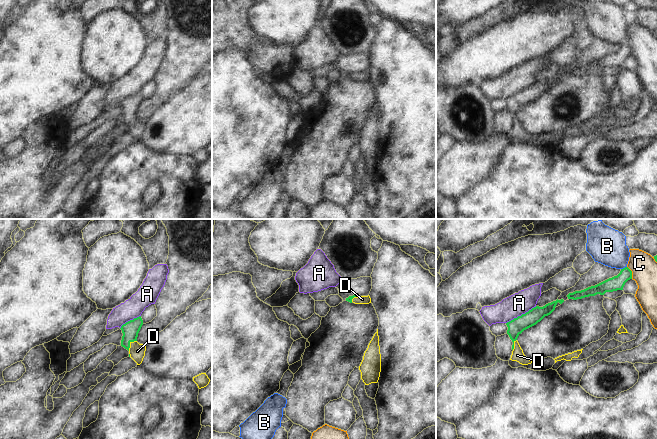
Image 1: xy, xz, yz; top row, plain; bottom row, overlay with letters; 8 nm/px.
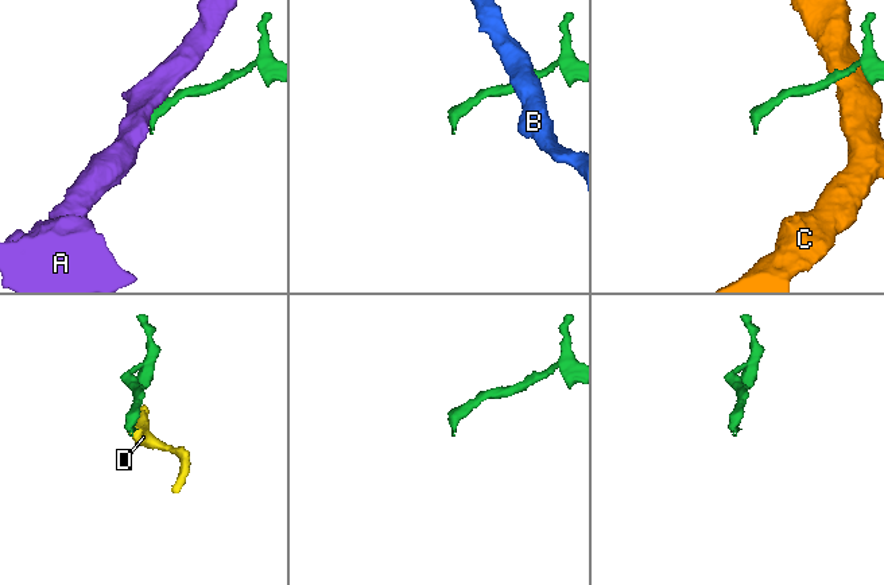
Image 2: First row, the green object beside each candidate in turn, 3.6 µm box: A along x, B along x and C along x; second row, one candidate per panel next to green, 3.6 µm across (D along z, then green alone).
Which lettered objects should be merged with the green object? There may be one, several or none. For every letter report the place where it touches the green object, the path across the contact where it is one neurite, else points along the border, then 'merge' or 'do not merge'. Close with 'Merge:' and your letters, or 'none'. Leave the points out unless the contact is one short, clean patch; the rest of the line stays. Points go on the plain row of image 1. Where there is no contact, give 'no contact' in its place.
A: contact yz (522, 90); border yz (536, 82), (506, 99); do not merge
B: contact yz (623, 44); border yz (626, 42), (621, 45); do not merge
C: contact yz (631, 48); do not merge
D: contact xy (129, 120); way xy (130, 106), (129, 120), (137, 127); merge
Merge: D

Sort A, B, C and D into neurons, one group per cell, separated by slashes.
A / B / C / D

